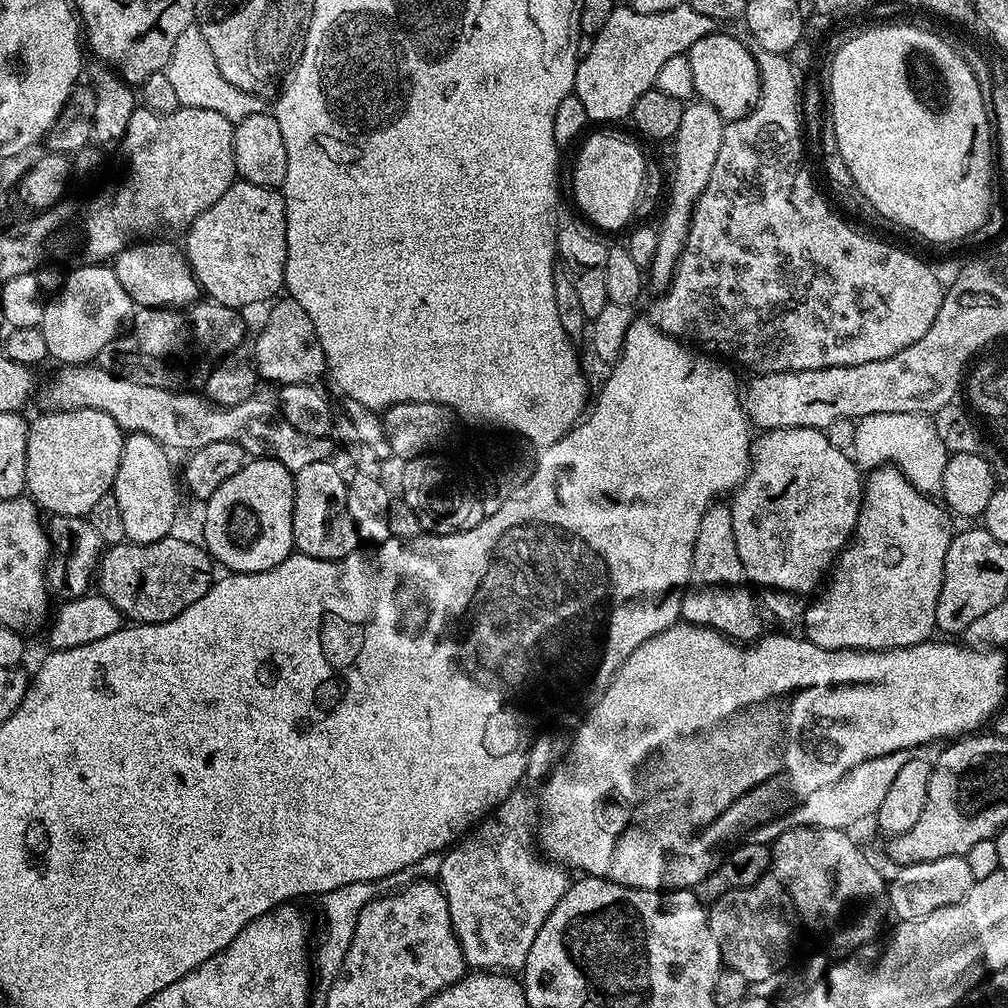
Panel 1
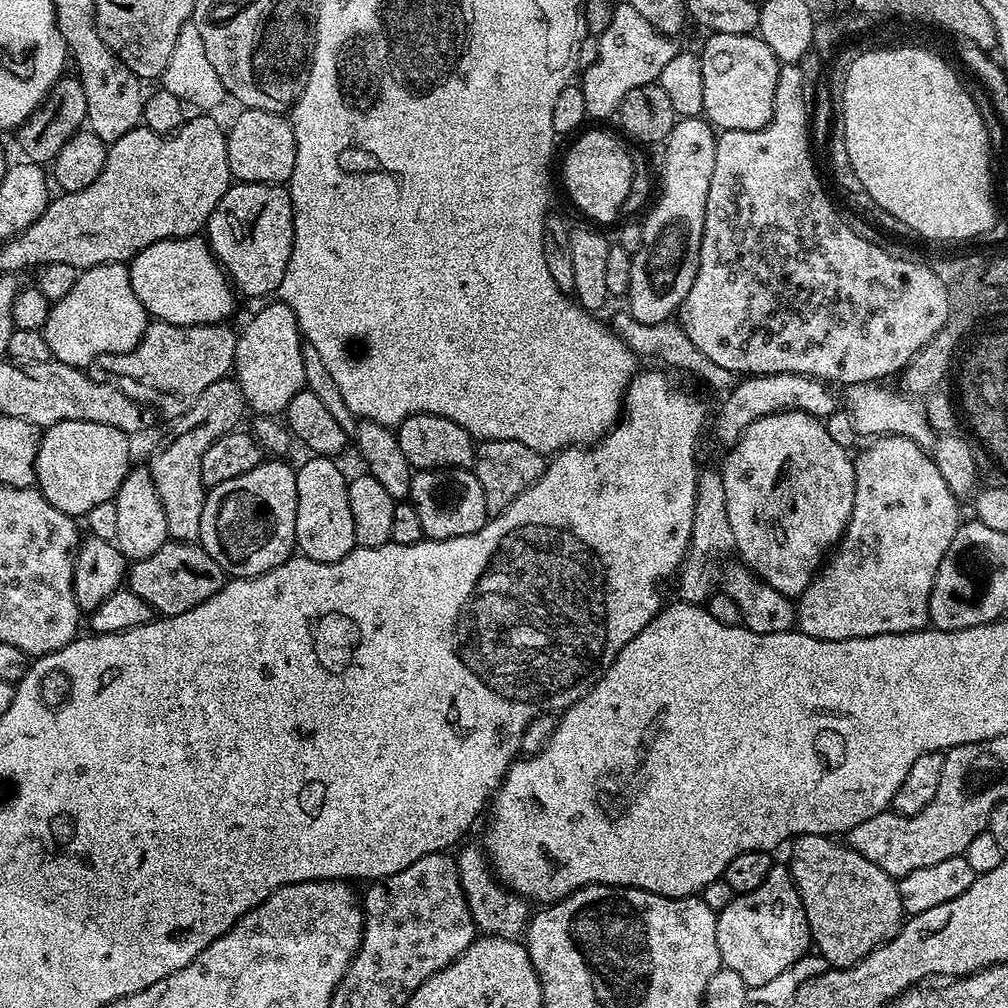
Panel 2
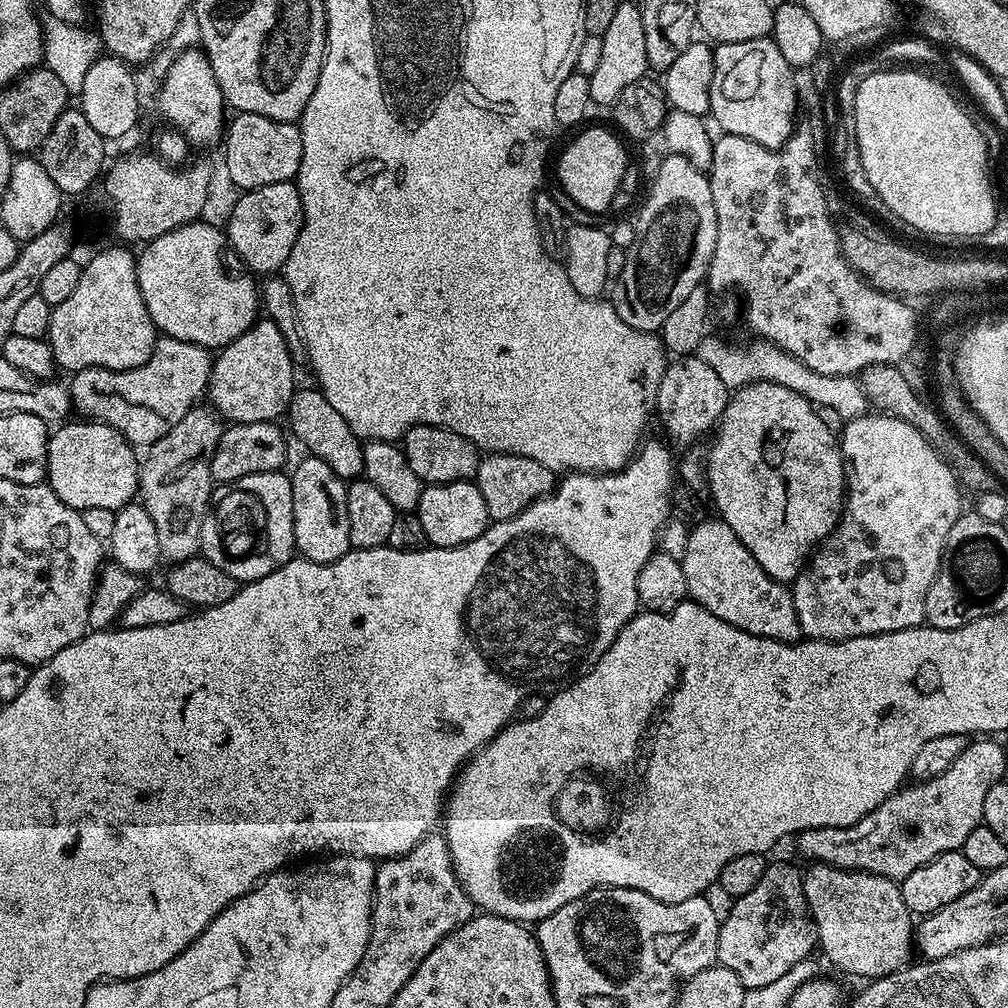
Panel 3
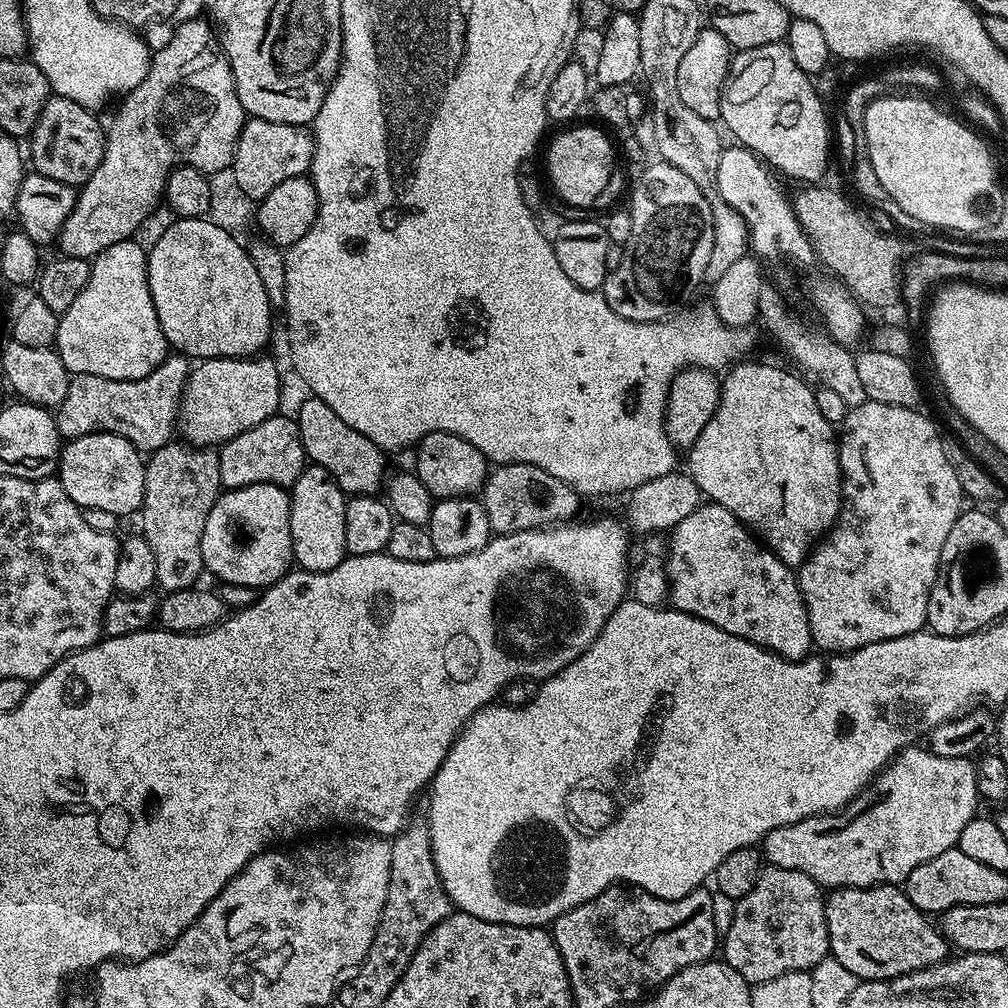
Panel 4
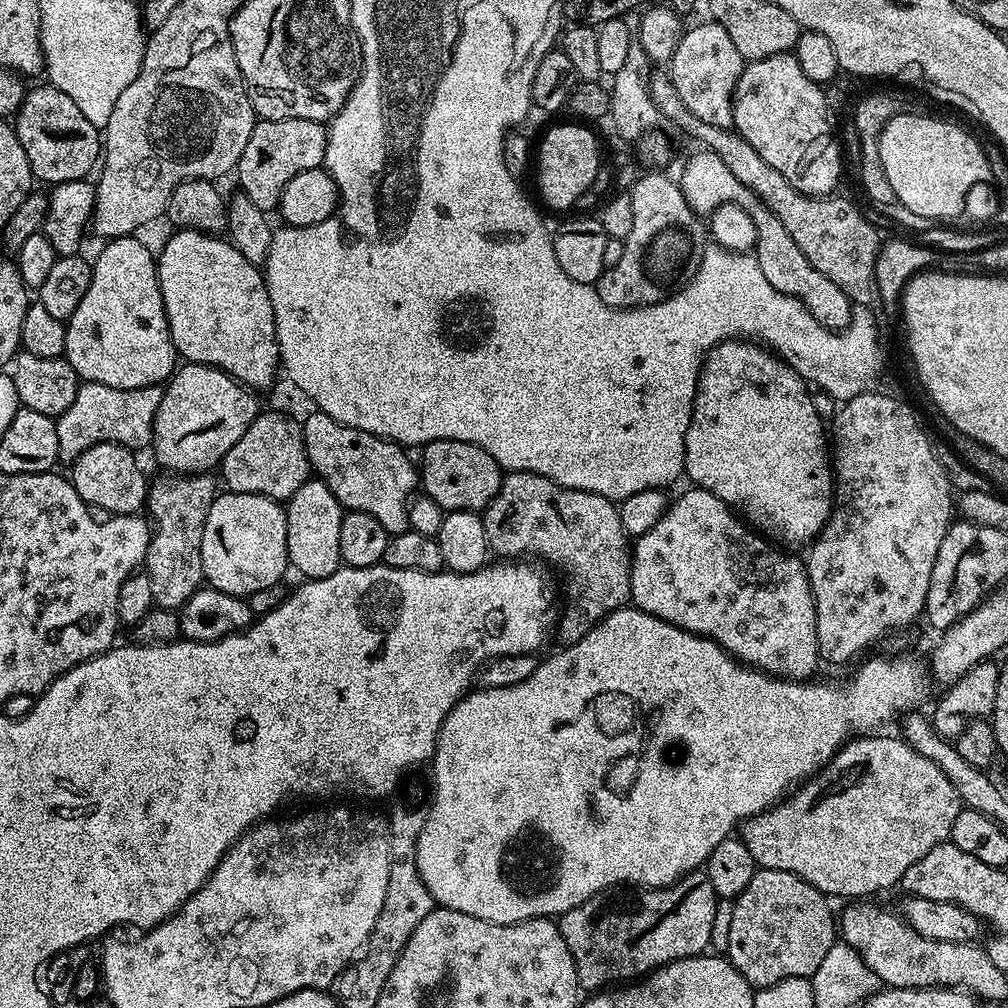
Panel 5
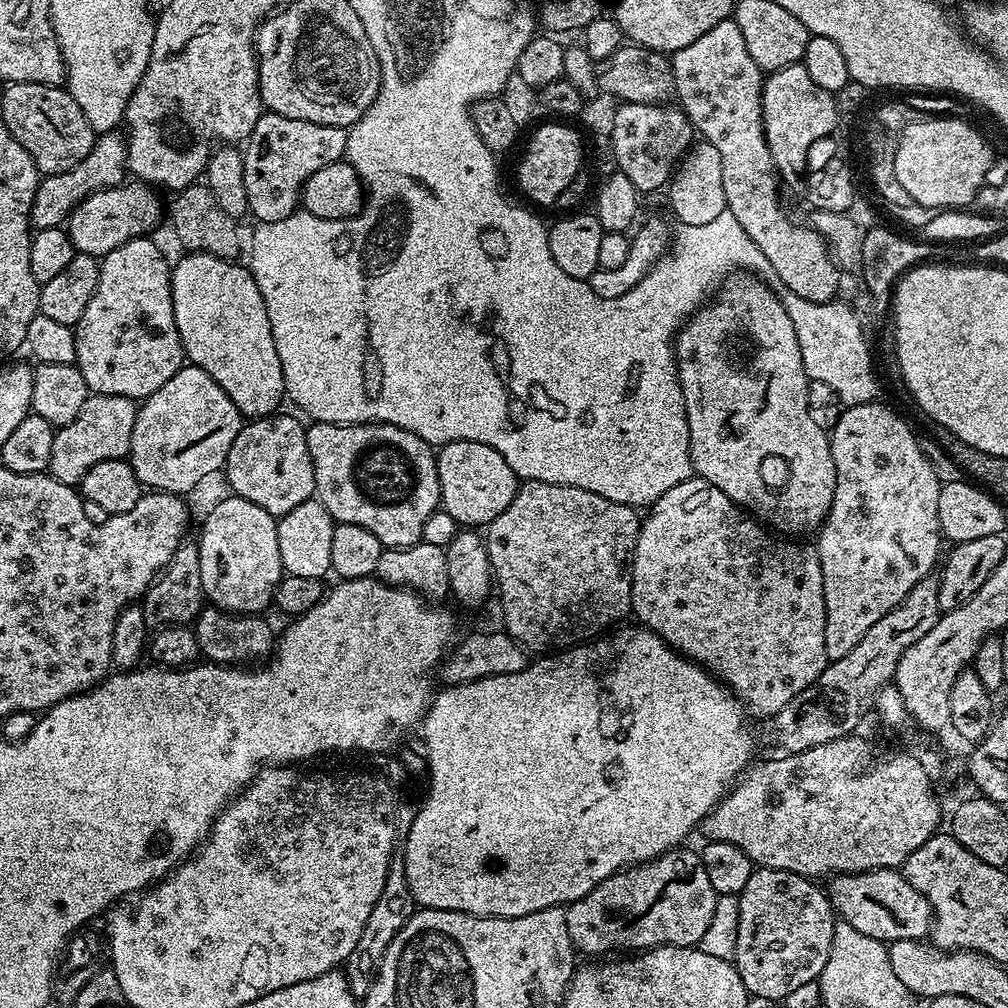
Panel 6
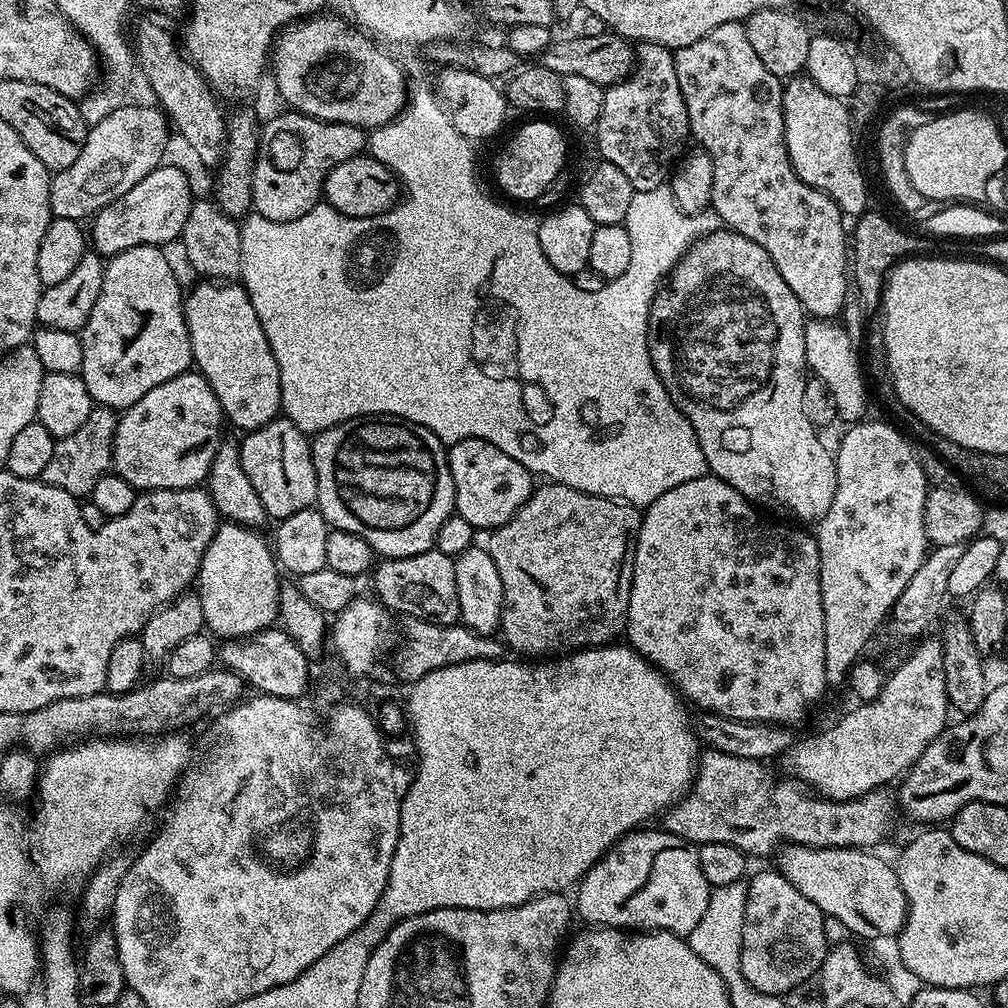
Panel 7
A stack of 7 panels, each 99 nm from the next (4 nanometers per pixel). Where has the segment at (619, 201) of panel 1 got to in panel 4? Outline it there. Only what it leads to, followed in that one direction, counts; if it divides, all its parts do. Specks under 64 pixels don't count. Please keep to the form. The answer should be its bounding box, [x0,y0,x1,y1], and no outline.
[548,124,616,208]

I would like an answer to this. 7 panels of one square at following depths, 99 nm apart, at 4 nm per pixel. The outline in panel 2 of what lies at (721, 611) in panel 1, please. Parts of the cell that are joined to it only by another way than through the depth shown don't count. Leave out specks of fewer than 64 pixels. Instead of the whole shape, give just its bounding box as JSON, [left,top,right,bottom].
[678,467,735,605]

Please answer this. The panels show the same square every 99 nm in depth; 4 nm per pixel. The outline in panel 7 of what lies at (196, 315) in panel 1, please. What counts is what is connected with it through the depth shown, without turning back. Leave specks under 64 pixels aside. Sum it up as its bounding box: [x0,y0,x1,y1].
[42,406,117,497]

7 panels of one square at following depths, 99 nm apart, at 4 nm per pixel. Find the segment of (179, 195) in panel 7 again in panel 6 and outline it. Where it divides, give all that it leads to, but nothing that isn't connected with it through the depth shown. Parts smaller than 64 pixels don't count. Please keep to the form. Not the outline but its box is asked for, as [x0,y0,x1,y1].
[66,182,160,258]

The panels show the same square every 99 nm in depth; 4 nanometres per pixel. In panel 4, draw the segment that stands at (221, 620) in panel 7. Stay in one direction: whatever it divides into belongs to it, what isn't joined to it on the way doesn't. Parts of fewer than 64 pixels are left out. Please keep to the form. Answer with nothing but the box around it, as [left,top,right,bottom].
[202,484,294,588]

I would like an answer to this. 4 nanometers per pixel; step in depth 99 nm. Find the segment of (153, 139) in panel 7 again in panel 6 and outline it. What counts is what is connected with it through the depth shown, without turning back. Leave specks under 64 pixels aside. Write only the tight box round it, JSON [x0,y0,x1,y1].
[32,131,127,229]

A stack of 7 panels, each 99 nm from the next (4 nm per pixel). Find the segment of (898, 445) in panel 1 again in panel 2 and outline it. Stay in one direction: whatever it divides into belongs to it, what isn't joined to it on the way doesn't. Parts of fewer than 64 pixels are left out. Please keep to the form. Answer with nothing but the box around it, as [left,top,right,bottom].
[842,383,934,450]

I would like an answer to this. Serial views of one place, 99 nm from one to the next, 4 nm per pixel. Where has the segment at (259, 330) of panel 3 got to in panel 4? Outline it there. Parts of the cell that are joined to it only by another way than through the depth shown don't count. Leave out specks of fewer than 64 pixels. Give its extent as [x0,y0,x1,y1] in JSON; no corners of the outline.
[178,354,280,449]

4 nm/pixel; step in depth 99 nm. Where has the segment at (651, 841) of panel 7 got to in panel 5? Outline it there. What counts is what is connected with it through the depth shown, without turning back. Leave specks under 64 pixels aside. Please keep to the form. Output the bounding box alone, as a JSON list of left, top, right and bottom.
[559,871,718,990]

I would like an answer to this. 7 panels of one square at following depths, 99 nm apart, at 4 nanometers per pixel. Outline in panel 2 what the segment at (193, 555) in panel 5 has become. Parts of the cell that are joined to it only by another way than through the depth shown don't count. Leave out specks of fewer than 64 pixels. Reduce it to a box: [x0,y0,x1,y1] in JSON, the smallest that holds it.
[146,378,246,542]

